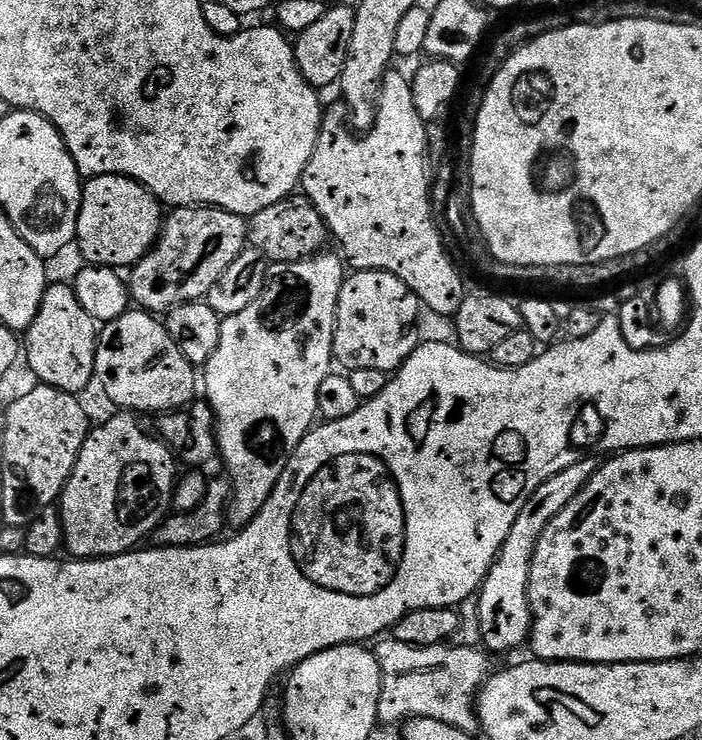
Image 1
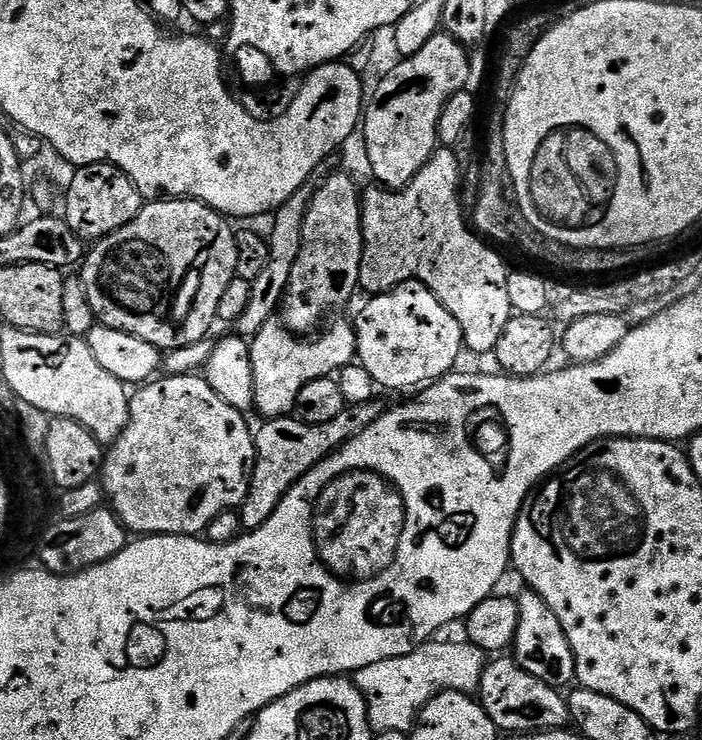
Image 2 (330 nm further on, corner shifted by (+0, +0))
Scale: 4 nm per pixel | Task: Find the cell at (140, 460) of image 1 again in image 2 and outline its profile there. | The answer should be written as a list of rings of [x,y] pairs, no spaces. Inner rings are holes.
[[[164,374],[137,387],[130,396],[129,423],[102,460],[104,495],[129,533],[199,537],[207,533],[218,514],[239,509],[250,490],[256,461],[254,432],[244,420],[245,413],[234,410],[230,402],[222,402],[200,374]]]

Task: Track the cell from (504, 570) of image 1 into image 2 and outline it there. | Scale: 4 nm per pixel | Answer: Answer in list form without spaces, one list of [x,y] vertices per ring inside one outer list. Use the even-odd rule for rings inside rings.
[[[531,590],[524,592],[516,600],[519,606],[519,620],[512,647],[513,659],[516,659],[520,668],[536,678],[542,678],[542,682],[546,682],[552,688],[565,689],[576,680],[576,667],[569,639],[562,630],[558,616],[546,606],[541,596]]]

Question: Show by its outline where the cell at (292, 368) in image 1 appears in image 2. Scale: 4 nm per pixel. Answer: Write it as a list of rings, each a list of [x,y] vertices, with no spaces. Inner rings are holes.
[[[344,172],[329,175],[319,187],[308,207],[302,246],[284,291],[282,319],[288,329],[297,334],[315,333],[329,319],[327,316],[350,303],[352,295],[360,288],[360,263],[364,253],[361,189],[356,189],[355,182]]]

